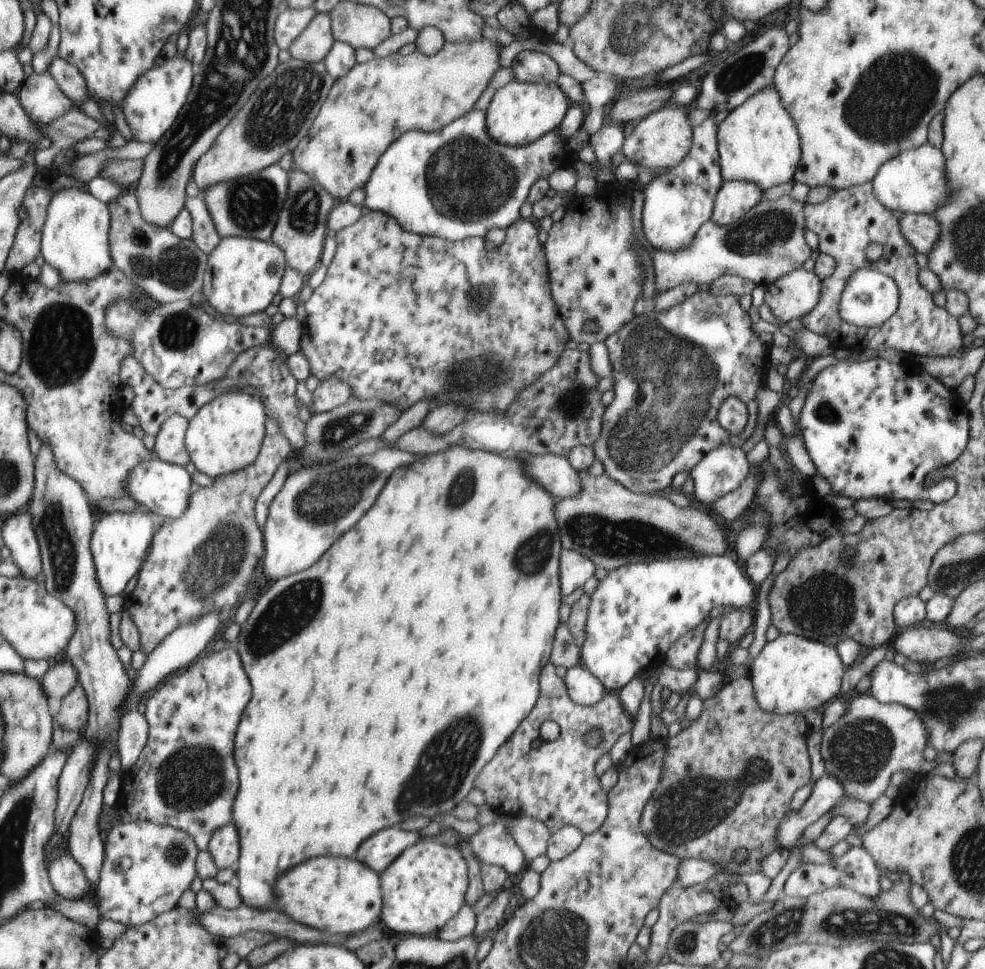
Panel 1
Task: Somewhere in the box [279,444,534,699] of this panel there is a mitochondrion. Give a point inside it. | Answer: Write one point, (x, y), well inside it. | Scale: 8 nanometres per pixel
(330, 498)

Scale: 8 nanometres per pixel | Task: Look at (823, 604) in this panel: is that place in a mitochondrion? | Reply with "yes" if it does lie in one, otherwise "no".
yes

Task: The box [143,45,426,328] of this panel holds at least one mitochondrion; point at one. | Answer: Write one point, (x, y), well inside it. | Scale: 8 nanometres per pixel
(279, 112)

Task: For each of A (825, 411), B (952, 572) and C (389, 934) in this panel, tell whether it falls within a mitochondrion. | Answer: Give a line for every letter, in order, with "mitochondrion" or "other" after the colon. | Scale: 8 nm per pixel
A: mitochondrion
B: mitochondrion
C: other

